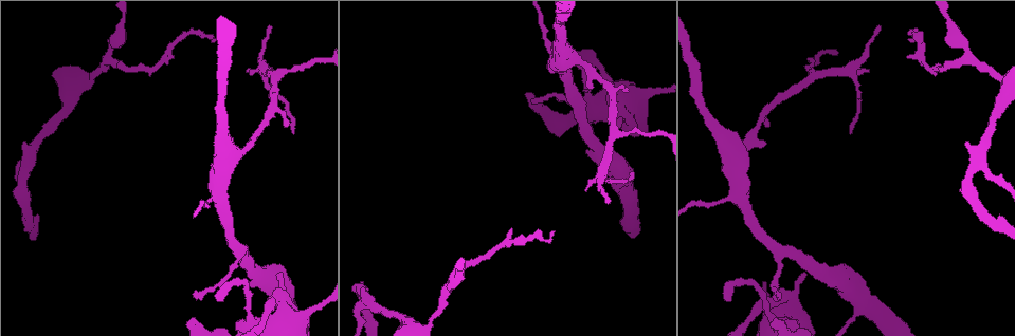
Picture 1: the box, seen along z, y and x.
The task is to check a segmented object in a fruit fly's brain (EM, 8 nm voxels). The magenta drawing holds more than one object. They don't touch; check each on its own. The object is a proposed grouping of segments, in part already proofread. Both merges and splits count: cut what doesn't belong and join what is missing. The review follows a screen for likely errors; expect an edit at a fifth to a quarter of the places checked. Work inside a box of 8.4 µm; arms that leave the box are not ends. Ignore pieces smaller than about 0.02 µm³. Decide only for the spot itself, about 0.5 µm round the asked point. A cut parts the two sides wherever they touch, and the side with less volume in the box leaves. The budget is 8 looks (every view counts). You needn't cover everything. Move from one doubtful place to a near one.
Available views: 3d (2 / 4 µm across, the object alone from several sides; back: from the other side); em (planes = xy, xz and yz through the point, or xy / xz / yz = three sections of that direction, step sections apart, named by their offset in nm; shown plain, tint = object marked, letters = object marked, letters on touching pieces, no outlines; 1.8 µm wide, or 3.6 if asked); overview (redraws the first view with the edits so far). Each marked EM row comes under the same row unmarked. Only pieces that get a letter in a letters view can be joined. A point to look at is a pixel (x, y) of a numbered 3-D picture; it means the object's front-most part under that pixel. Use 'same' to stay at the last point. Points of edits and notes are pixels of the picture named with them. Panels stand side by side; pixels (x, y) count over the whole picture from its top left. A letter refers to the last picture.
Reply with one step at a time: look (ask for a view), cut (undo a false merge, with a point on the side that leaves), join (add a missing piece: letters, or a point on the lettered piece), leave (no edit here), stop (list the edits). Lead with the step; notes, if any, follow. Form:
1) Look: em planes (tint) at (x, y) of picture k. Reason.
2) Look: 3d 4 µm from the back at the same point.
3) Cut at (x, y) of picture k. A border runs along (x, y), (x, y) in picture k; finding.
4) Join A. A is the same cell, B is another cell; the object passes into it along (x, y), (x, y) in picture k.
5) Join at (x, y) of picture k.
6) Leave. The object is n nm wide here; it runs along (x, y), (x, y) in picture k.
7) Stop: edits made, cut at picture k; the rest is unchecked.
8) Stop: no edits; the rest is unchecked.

Look: 3d 2 µm at (585, 190) of picture 1. Branch stops here.

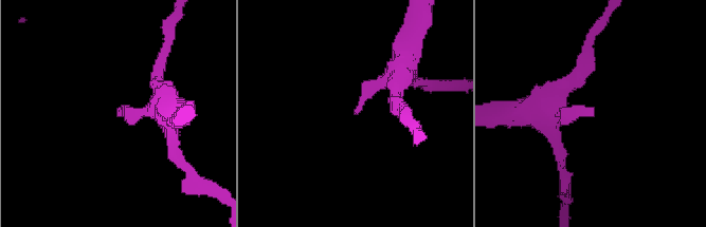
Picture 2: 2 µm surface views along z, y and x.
Look: em yz step 8 (tint) at (356, 110) of picture 2. Shape alone is not enough.

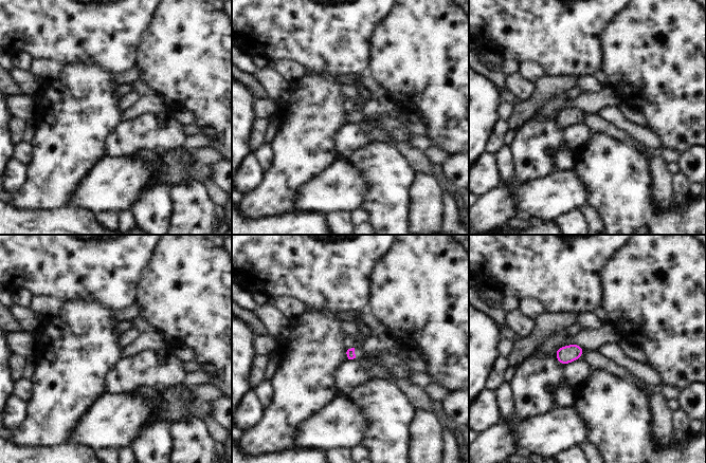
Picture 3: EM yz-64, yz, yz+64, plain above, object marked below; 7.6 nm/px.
Look: em planes (letters) at the same point.

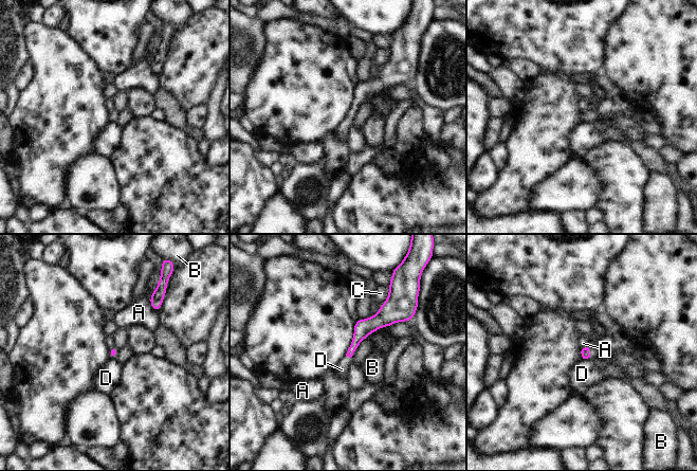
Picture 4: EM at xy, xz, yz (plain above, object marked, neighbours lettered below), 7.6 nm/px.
Leave. A, B, C and D are other cells; a border runs along (150, 294), (150, 306), (157, 312) in picture 4; no lettered piece goes on from it.

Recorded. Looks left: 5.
Look: em xz step 8 (letters) at (724, 300) of picture 1.

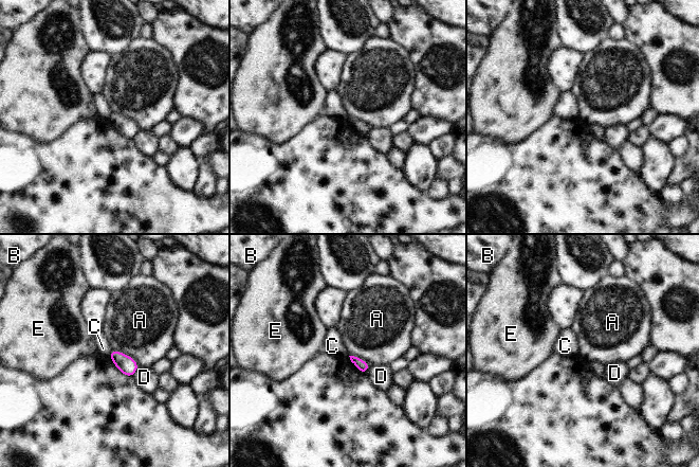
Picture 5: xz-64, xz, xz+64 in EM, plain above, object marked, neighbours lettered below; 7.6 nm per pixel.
Leave. The longest contact is with A, 240 nm; A, B, C, D and E are other cells; a border runs along (112, 349), (130, 356), (139, 366) in picture 5; no lettered piece goes on from it.

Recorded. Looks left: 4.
Look: 3d 2 µm at (447, 294) of picture 1. Three-way junction.

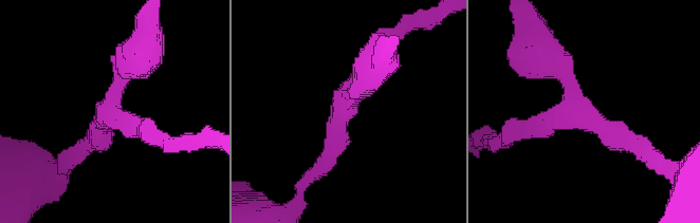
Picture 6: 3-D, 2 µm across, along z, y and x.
Look: em xz step 8 (letters) at (347, 108) of picture 6. 3 arms meet here; need the tissue.

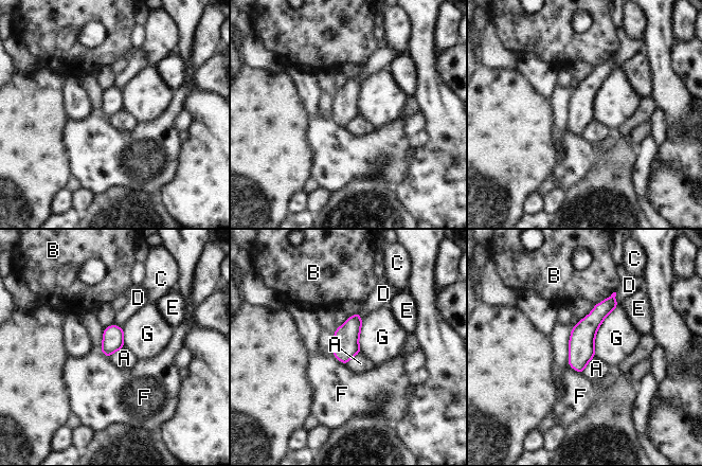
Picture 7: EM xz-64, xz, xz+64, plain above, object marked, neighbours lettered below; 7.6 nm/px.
Look: em yz step 8 (letters) at the same point.

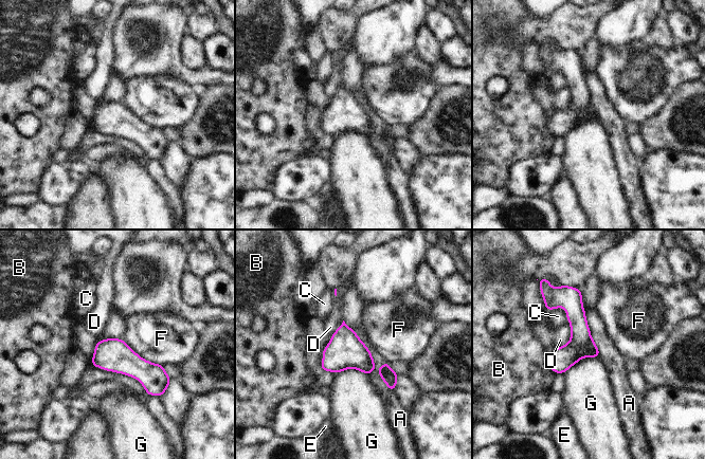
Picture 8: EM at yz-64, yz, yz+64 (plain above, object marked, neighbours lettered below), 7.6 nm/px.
Leave. The longest contact is with A, 400 nm; A, B, C, D, E, F and G are other cells; a border runs along (583, 308), (591, 337), (600, 356) in picture 8; continuous, no second neuron.

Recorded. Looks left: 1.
Stop: no edits; the rest is unchecked.

